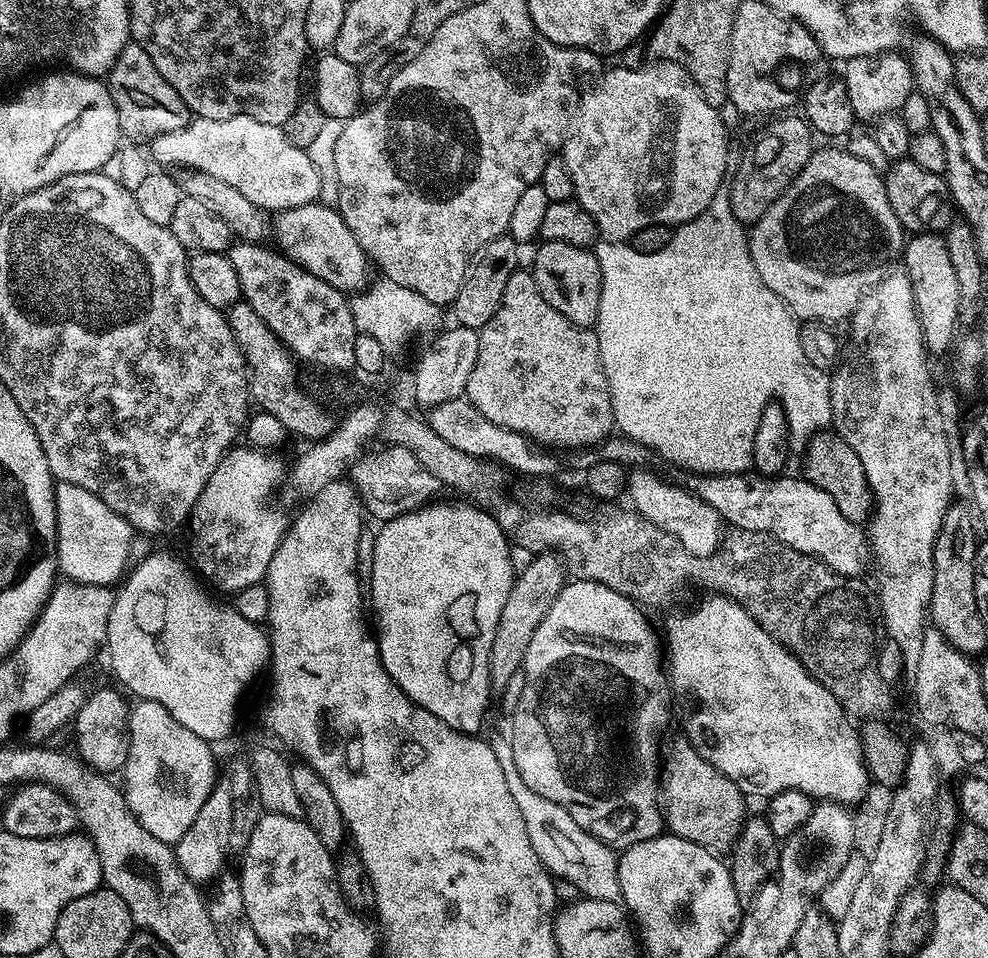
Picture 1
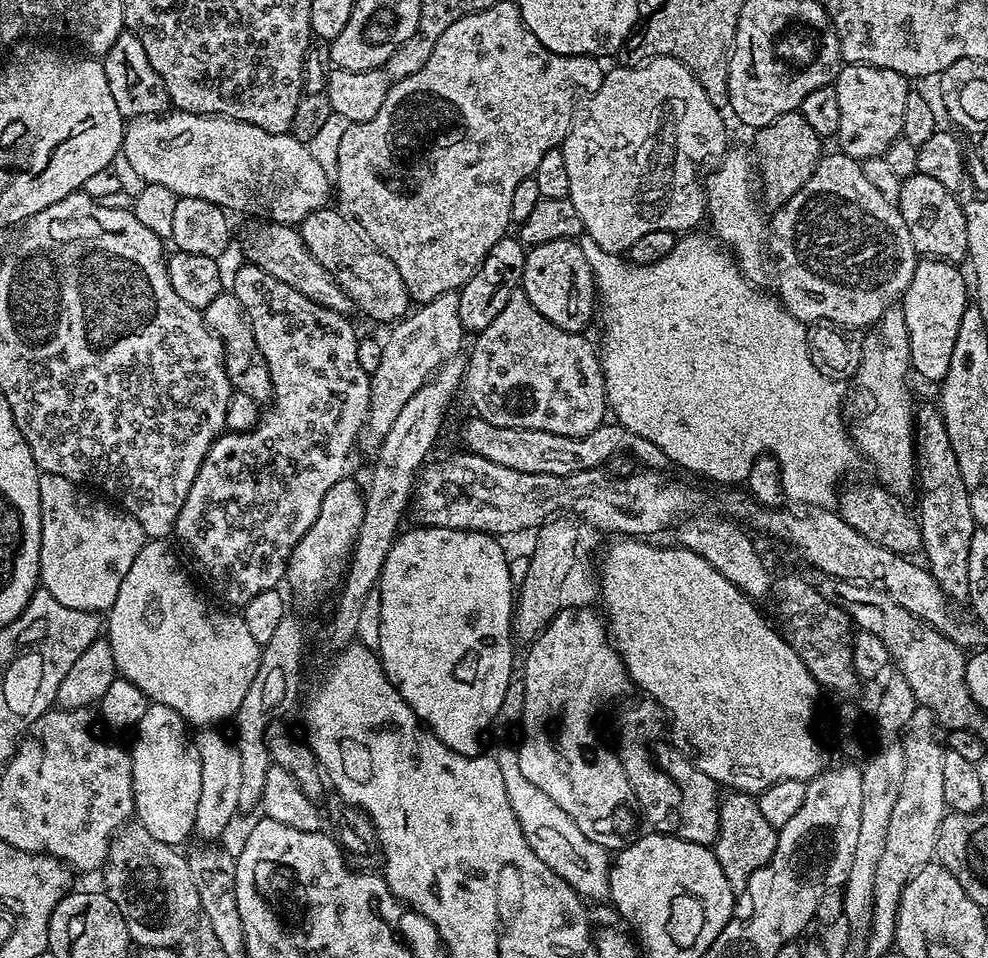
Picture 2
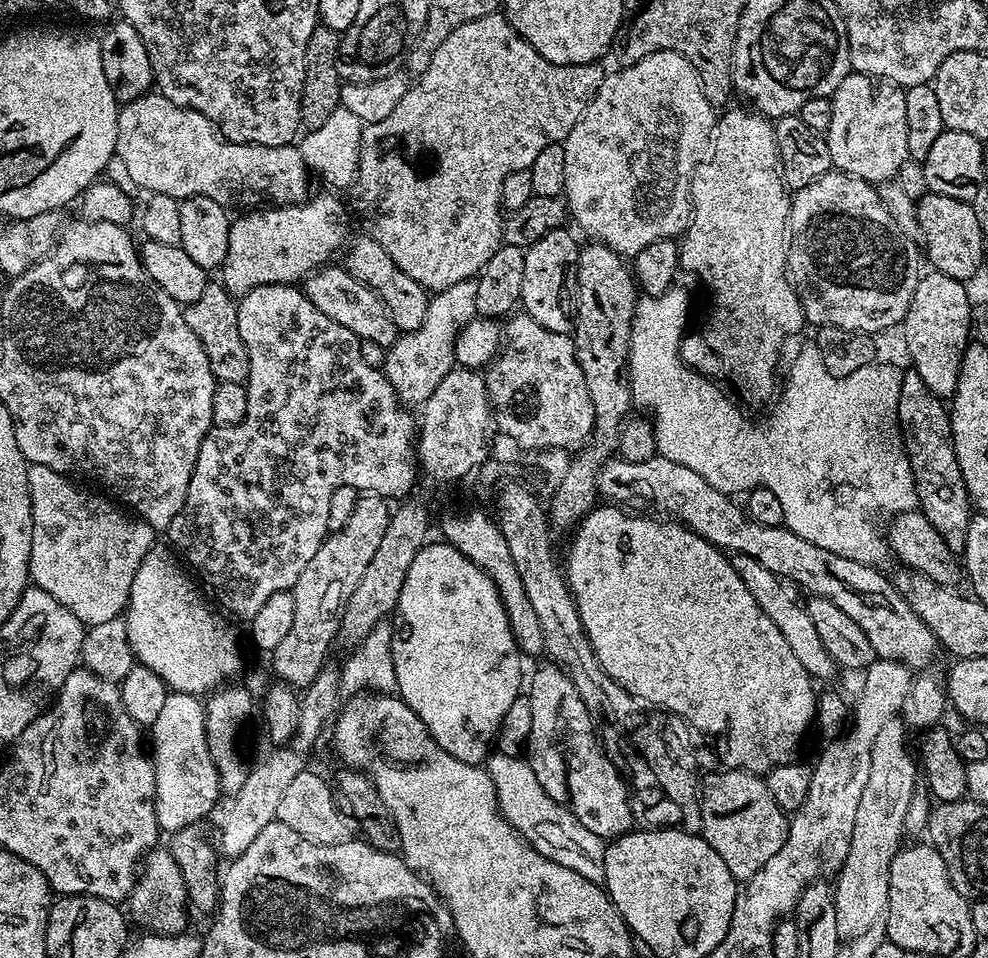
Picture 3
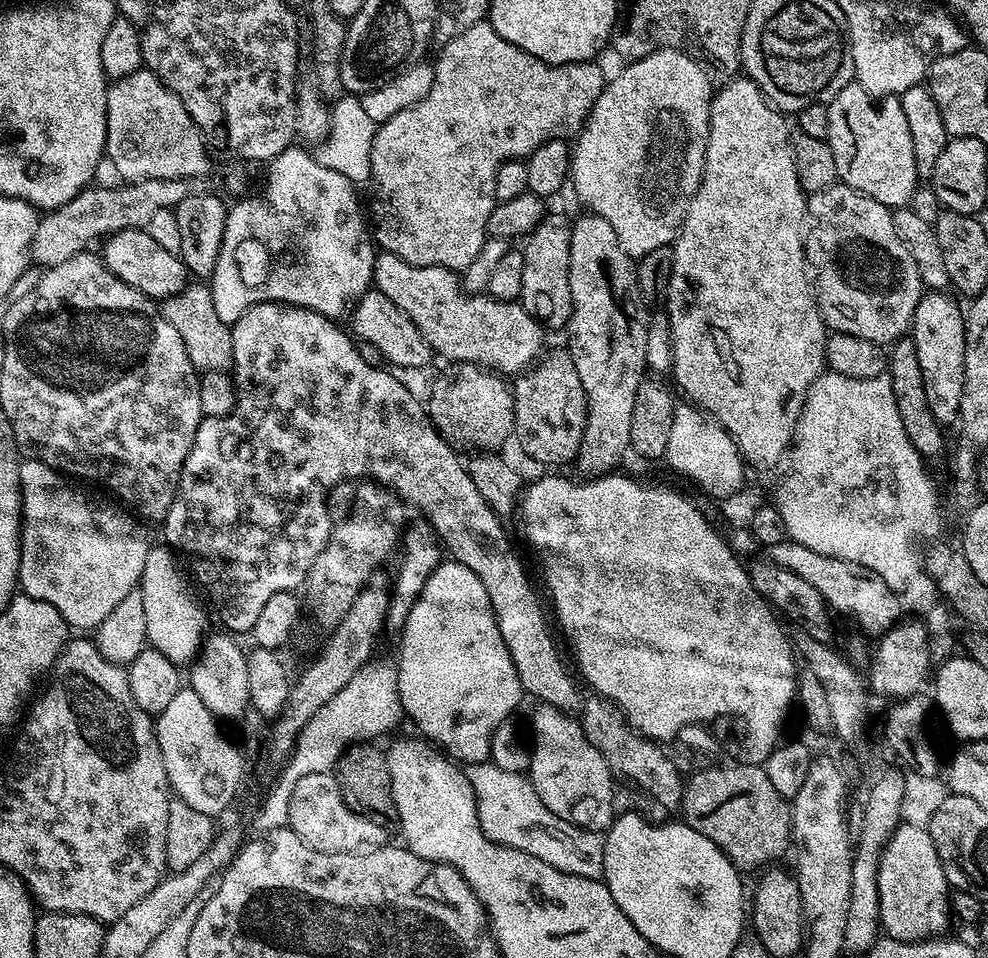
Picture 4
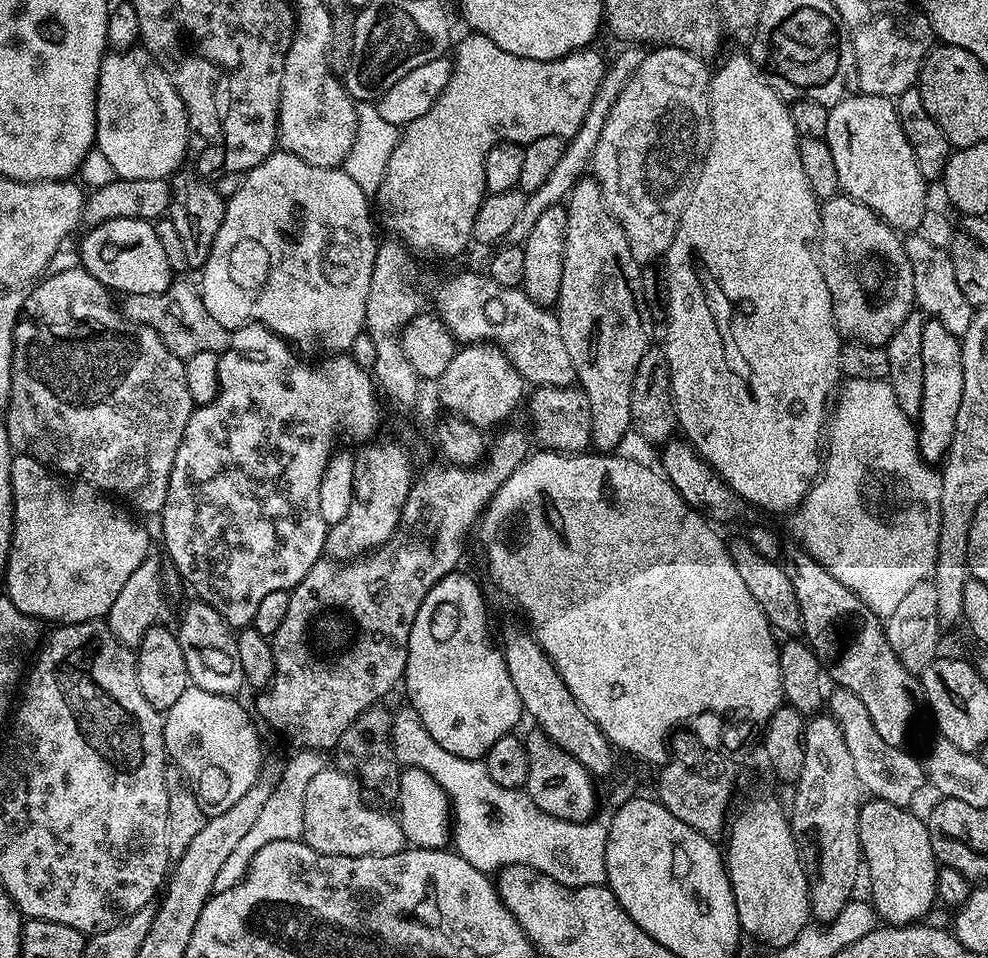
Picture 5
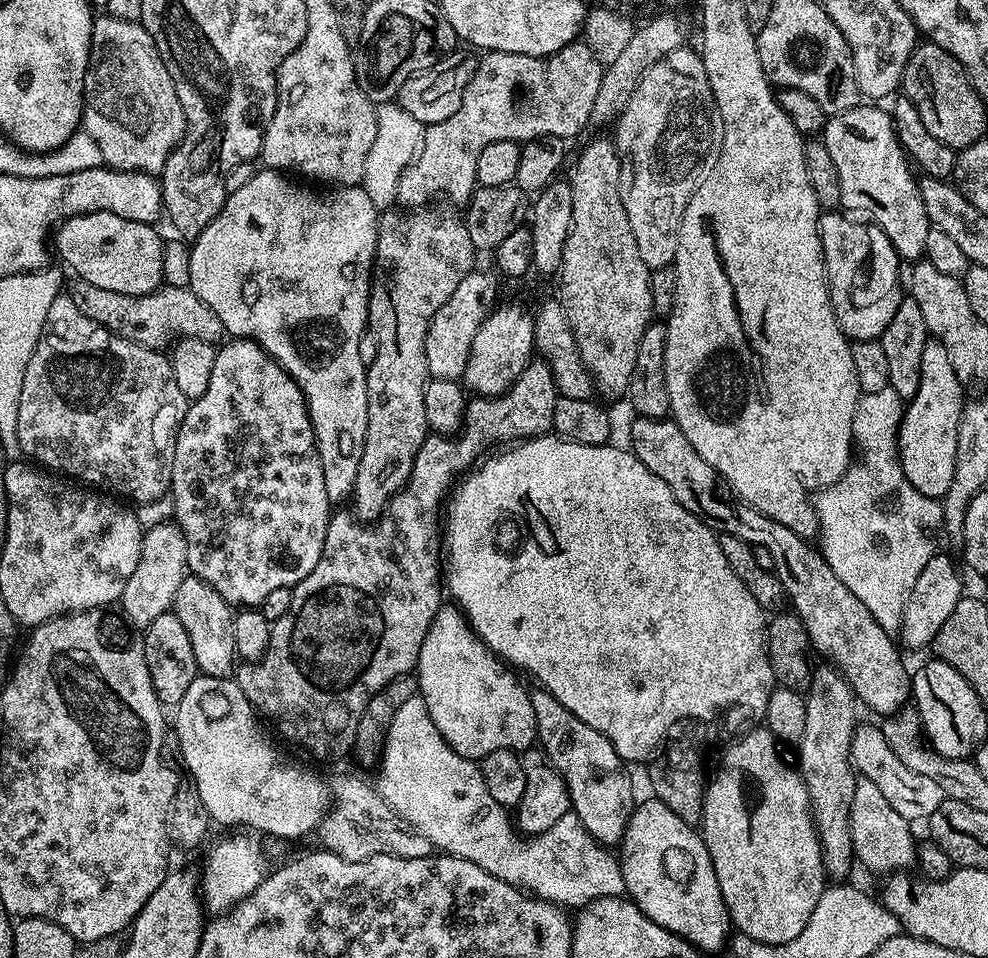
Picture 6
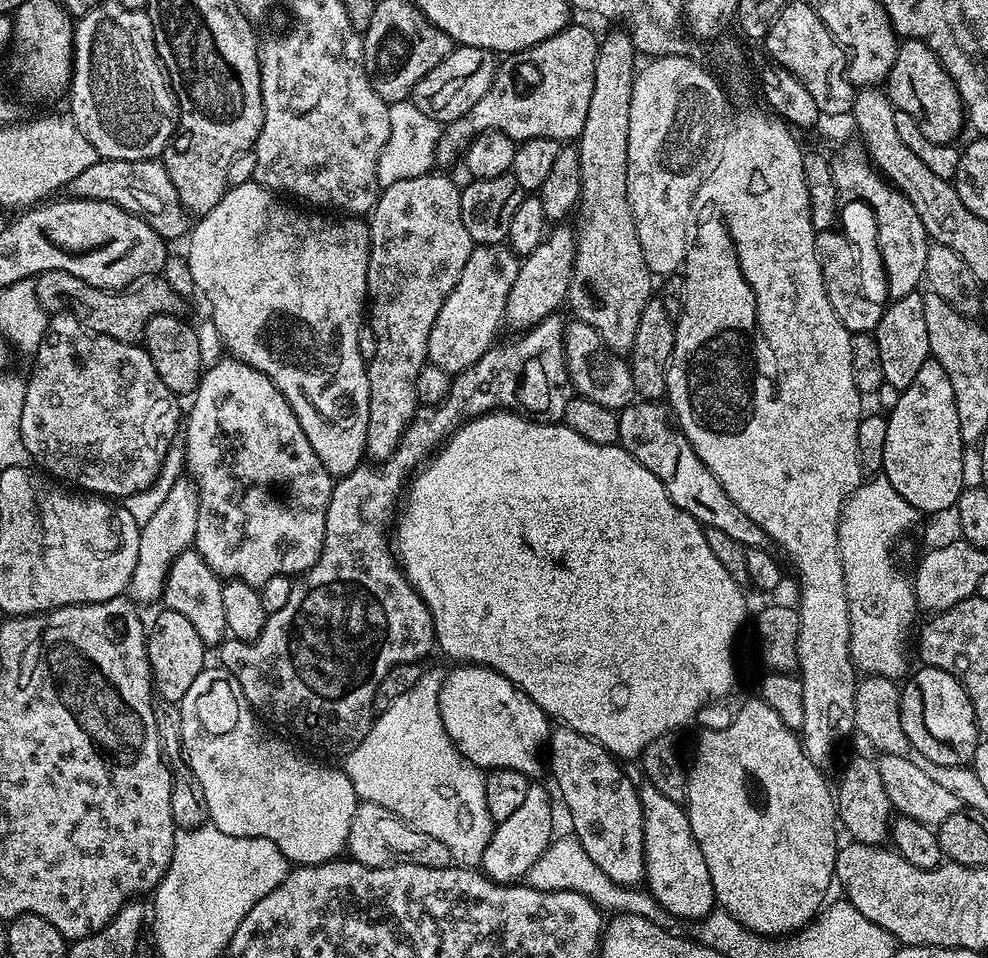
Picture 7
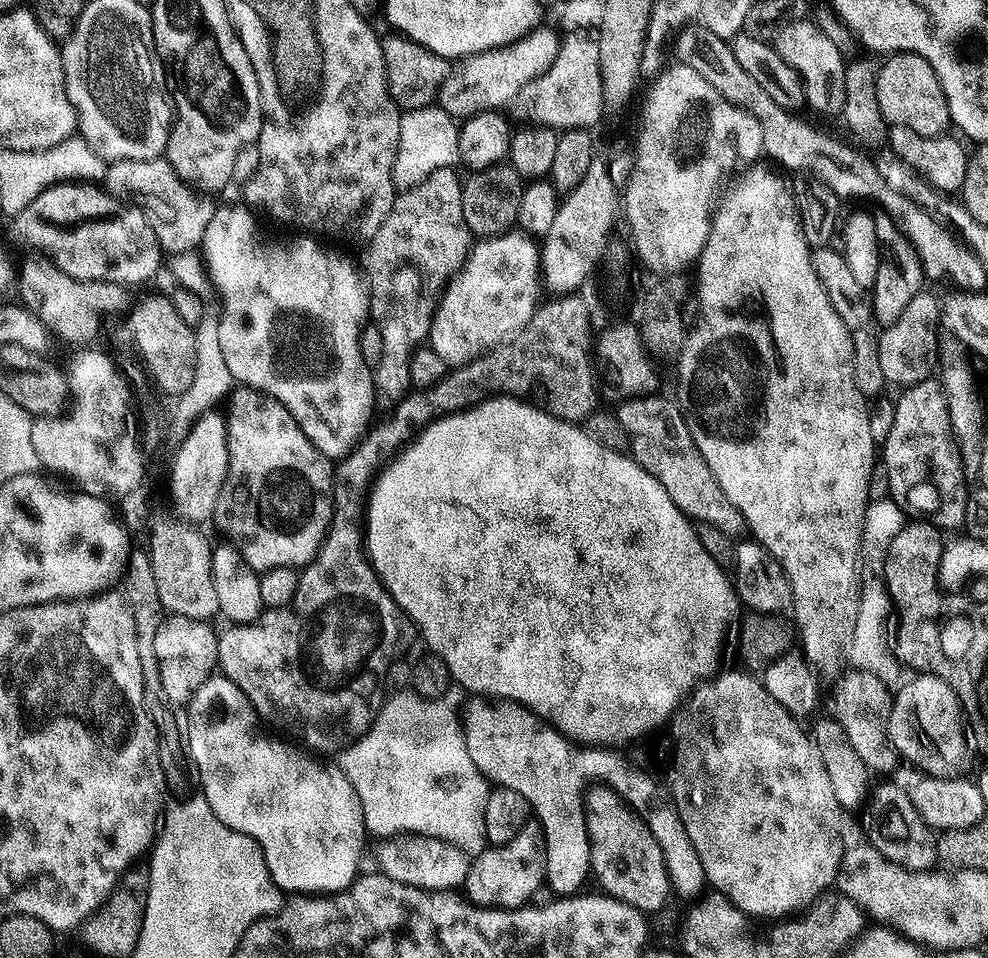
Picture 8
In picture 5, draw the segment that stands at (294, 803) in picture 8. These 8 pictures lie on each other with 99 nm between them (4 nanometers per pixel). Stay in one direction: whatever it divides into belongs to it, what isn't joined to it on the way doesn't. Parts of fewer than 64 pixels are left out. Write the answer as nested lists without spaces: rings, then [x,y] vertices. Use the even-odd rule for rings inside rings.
[[[189,686],[186,694],[170,706],[164,716],[164,750],[169,761],[172,760],[180,767],[180,772],[185,781],[195,792],[198,802],[202,806],[205,817],[222,814],[222,810],[230,810],[234,802],[254,786],[254,782],[260,777],[260,736],[256,733],[257,721],[248,717],[248,712],[239,704],[239,699],[212,694],[210,690],[202,690],[195,686]]]

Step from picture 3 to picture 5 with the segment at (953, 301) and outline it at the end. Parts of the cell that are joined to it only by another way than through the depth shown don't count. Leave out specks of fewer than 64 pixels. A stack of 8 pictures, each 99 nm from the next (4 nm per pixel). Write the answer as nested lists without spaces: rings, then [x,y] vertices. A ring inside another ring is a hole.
[[[925,319],[922,330],[922,406],[916,441],[920,444],[920,457],[926,462],[943,461],[950,446],[950,438],[954,438],[954,418],[958,418],[958,406],[962,403],[960,342],[961,337],[950,334],[942,322]]]

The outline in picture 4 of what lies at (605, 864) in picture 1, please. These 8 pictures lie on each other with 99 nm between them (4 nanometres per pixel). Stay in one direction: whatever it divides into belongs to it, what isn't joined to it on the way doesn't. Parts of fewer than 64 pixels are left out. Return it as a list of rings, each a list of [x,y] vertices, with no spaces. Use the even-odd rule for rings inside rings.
[[[491,762],[469,764],[466,775],[474,790],[478,822],[484,836],[495,844],[534,854],[542,862],[550,862],[566,874],[599,880],[604,874],[604,842],[595,832],[574,826],[558,814],[546,810],[542,798],[534,790],[531,779],[522,772],[507,772]]]

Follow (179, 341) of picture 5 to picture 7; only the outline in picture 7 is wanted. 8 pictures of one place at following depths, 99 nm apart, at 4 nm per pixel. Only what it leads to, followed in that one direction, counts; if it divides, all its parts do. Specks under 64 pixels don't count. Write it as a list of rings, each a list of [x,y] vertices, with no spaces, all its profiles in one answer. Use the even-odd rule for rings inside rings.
[[[62,270],[41,272],[35,277],[34,283],[38,302],[42,302],[45,312],[55,314],[67,310],[77,316],[89,332],[94,332],[98,336],[109,336],[115,340],[139,341],[150,318],[181,311],[179,309],[182,304],[181,296],[159,275],[138,278],[123,290],[95,288],[82,282],[82,278],[74,278],[74,274],[66,274]]]

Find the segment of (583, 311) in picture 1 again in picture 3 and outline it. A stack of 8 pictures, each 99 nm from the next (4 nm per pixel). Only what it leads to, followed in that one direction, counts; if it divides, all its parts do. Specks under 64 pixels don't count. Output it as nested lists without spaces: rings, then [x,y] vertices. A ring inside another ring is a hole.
[[[567,227],[550,230],[550,234],[524,249],[526,266],[522,270],[520,304],[527,316],[546,326],[546,330],[571,333],[576,323],[576,267],[581,245],[568,231]]]

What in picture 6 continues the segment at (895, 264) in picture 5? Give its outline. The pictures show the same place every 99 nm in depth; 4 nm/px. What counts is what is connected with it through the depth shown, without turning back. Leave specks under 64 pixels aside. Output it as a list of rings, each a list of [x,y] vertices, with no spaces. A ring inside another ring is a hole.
[[[828,210],[820,217],[820,245],[824,251],[824,275],[828,282],[828,295],[832,297],[832,309],[836,311],[836,320],[849,341],[879,340],[886,326],[890,326],[890,318],[894,318],[894,310],[898,310],[901,297],[893,294],[872,304],[857,305],[852,295],[855,288],[862,284],[871,242],[867,237],[867,227],[855,224],[843,214],[848,215],[840,210]]]

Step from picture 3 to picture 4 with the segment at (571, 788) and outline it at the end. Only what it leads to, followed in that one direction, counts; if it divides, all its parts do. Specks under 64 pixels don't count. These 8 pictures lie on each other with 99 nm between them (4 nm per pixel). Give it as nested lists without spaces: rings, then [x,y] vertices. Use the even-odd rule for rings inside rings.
[[[540,704],[537,709],[532,716],[532,732],[530,728],[530,779],[538,798],[542,798],[546,810],[558,814],[558,818],[585,828],[587,832],[603,833],[612,825],[618,812],[616,788],[612,785],[614,777],[606,758],[602,758],[602,754],[598,754],[598,750],[594,750],[584,737],[584,729],[575,715],[559,712],[549,704]]]

